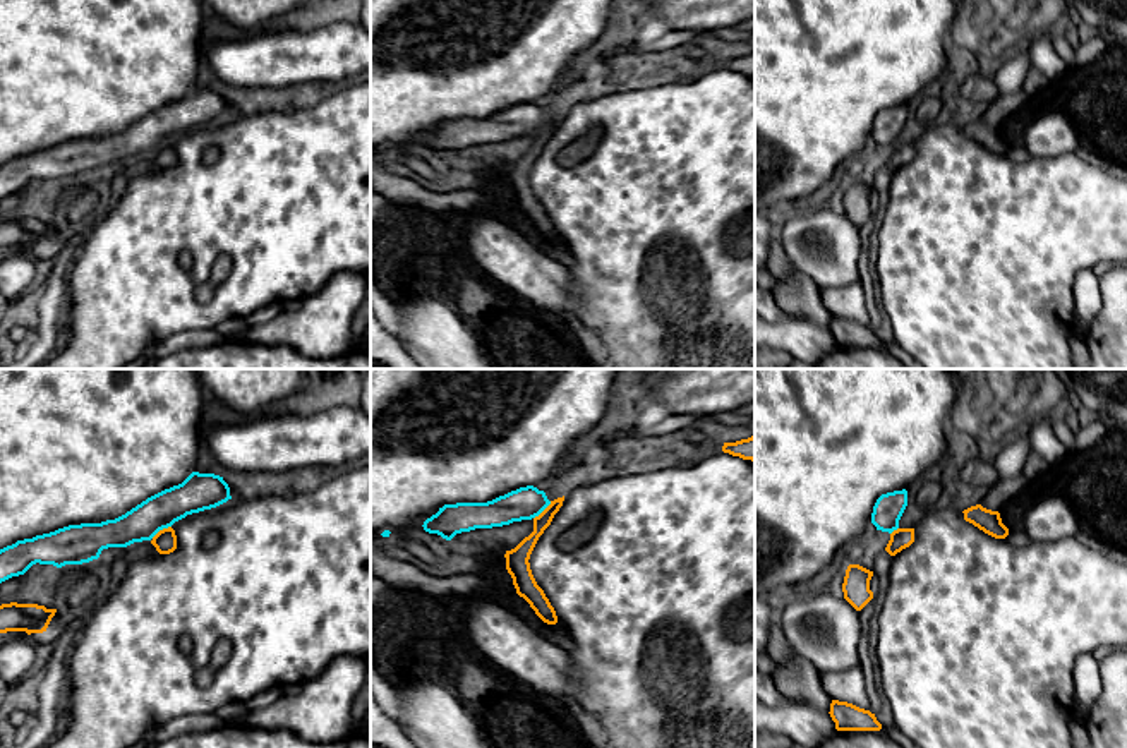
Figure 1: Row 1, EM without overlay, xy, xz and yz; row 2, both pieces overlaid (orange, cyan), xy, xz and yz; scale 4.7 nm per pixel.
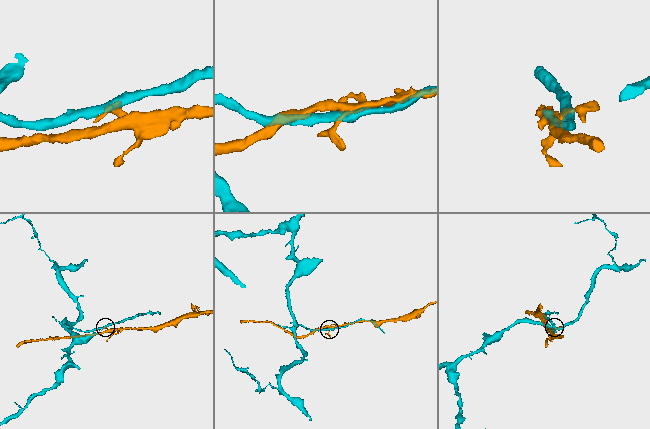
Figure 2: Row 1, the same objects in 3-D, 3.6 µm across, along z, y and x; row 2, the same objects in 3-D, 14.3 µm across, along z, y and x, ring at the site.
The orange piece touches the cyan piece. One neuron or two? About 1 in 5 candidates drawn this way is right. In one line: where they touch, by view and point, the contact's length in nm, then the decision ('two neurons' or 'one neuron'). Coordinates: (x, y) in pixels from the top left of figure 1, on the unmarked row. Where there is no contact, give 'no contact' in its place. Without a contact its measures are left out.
contact xy (160, 146); length 110 nm; two neurons

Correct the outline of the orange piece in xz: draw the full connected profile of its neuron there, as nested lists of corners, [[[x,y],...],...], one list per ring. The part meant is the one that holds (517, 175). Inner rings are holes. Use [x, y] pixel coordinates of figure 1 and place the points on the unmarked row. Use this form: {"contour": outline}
{"contour": [[[564,112],[551,117],[551,120],[533,134],[533,148],[525,153],[515,165],[506,166],[506,185],[513,194],[513,201],[516,209],[523,213],[535,230],[547,240],[556,240],[557,232],[544,206],[537,201],[532,185],[530,185],[530,170],[544,149],[544,146],[551,141],[554,130],[563,122]]]}

